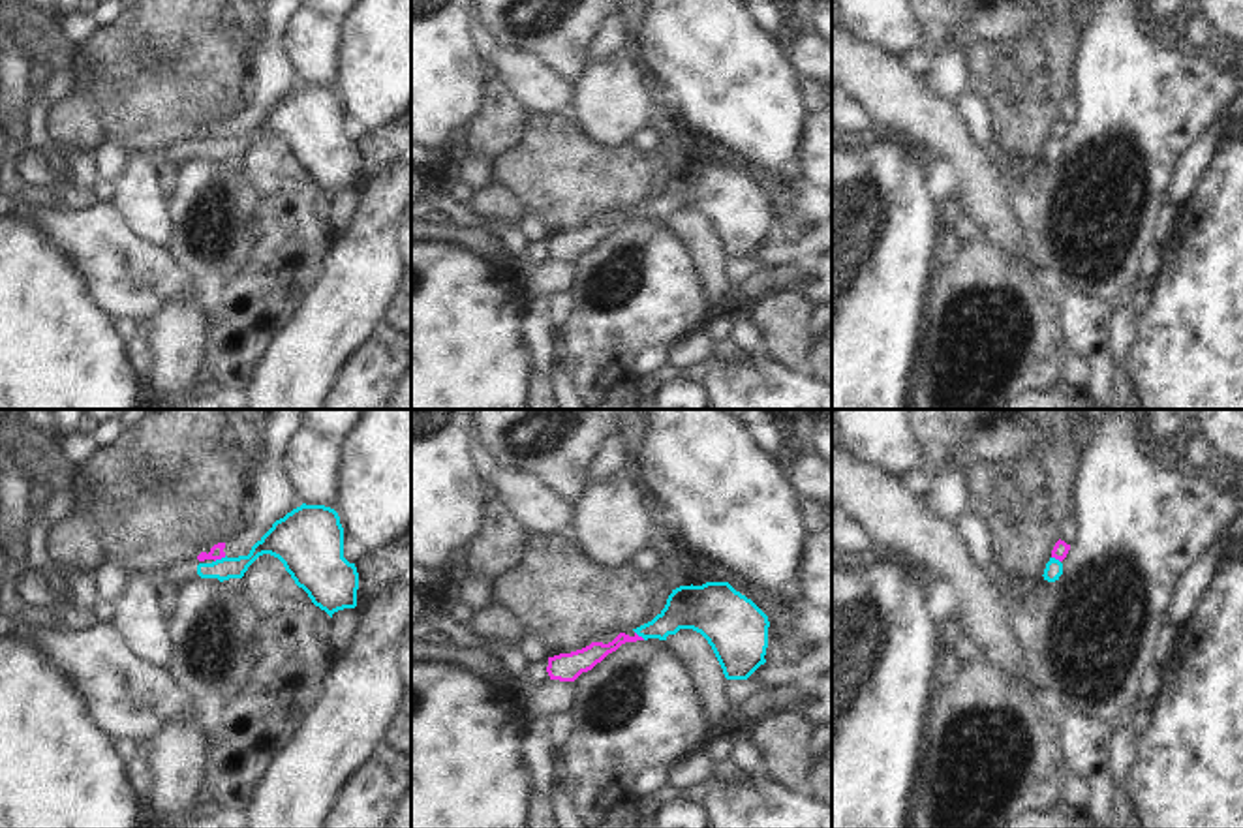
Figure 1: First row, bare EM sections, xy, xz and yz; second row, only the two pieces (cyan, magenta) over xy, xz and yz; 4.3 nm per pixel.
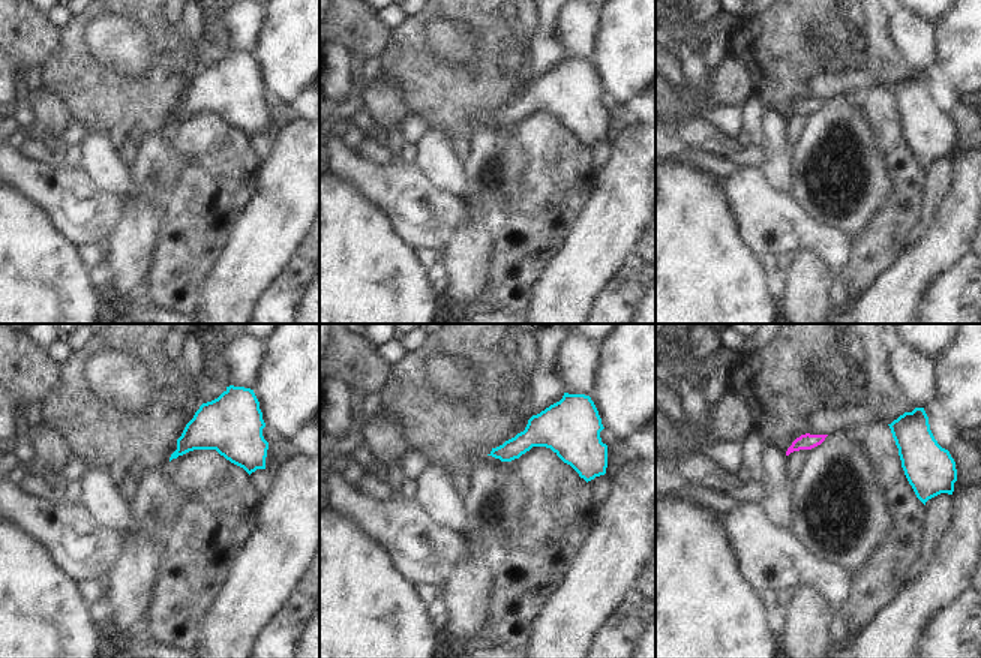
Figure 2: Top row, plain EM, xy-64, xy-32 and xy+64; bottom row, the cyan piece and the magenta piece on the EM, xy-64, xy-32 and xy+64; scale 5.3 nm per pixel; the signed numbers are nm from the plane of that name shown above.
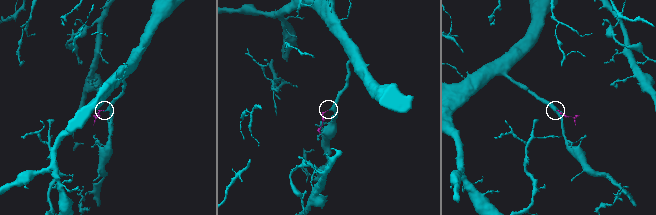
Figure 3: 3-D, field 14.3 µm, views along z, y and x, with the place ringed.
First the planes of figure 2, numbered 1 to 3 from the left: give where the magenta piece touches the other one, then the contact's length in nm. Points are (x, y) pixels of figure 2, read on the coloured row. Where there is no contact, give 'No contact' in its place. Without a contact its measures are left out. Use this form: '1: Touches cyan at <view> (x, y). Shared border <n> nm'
1: No contact
2: No contact
3: No contact.

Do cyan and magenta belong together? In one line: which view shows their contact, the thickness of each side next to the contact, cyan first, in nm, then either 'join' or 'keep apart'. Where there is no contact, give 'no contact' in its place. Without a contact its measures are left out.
xy | 120/60 nm | keep apart

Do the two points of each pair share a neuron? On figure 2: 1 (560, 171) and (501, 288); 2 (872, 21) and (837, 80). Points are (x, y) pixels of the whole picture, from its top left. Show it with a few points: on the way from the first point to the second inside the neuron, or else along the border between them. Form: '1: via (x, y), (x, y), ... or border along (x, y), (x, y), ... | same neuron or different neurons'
1: via (548, 200), (543, 215), (515, 260) | same neuron
2: via (875, 42), (875, 66), (858, 80) | same neuron

